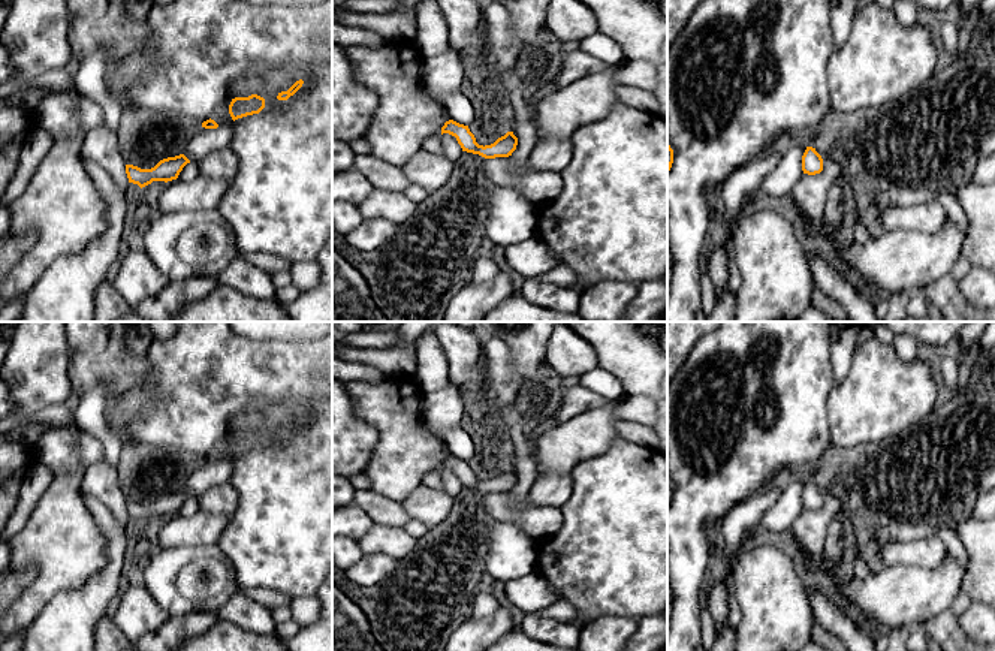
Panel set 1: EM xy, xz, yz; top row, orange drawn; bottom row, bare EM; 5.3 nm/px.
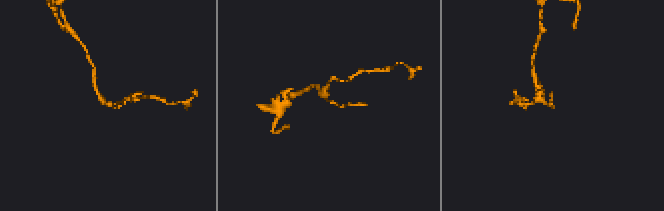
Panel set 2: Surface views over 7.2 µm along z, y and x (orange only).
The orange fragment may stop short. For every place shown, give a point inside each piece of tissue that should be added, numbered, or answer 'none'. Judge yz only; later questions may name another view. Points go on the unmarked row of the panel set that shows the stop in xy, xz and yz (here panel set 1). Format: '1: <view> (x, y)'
none

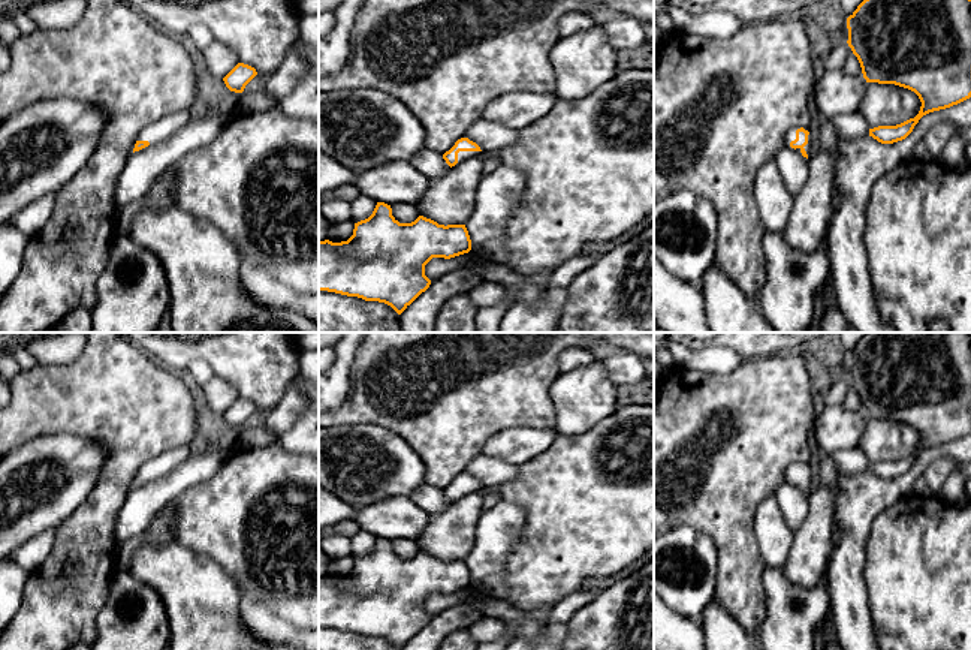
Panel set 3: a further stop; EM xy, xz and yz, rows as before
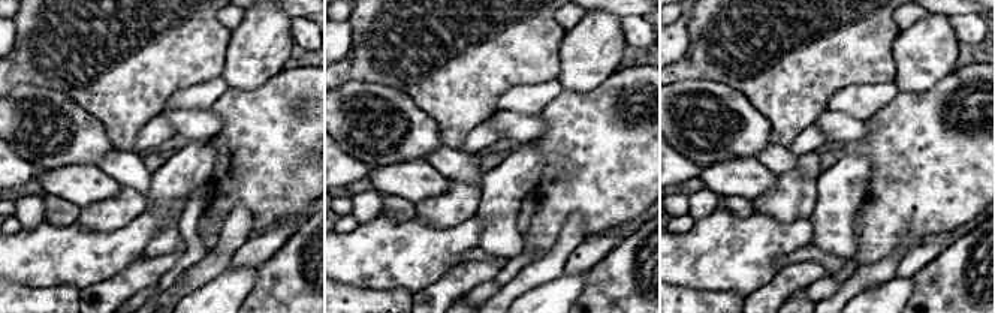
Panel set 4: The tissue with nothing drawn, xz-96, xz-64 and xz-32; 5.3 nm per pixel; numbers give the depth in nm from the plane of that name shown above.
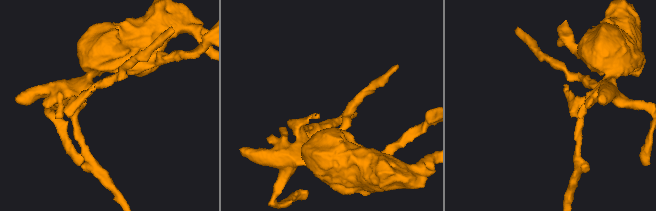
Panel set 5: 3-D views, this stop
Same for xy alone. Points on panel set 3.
1: xy (163, 463)

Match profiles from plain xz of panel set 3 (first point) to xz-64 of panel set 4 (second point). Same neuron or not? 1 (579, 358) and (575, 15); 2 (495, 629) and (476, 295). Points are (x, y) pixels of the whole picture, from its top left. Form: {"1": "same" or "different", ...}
{"1": "same", "2": "same"}

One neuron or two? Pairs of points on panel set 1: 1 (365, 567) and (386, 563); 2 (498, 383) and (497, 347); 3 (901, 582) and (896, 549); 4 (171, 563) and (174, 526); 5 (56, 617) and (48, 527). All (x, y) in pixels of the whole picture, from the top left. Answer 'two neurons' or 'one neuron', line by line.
1: one neuron
2: one neuron
3: two neurons
4: two neurons
5: two neurons

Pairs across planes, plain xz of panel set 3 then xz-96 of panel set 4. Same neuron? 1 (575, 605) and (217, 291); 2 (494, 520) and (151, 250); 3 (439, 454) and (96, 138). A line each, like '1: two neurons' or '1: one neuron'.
1: two neurons
2: one neuron
3: two neurons

